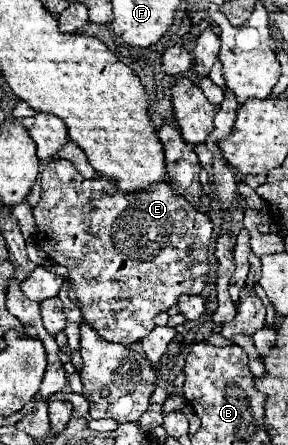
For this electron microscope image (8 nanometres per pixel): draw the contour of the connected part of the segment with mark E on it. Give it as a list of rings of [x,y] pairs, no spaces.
[[[51,160],[47,164],[47,168],[43,170],[41,174],[41,200],[37,202],[37,206],[33,208],[33,216],[35,216],[35,224],[37,224],[37,234],[35,234],[35,244],[39,248],[45,250],[45,254],[55,260],[57,264],[65,266],[71,274],[71,286],[77,294],[77,304],[79,304],[79,310],[85,318],[85,322],[107,342],[117,342],[117,344],[123,344],[123,346],[131,346],[133,342],[139,342],[141,338],[145,338],[151,330],[153,330],[153,318],[159,314],[159,312],[167,312],[171,306],[177,304],[177,298],[181,294],[201,294],[201,290],[205,288],[207,280],[209,280],[209,256],[207,256],[207,248],[209,248],[209,240],[211,240],[211,234],[213,234],[213,224],[209,220],[207,214],[199,212],[193,204],[189,204],[185,198],[177,196],[173,190],[171,190],[171,184],[167,182],[161,182],[161,184],[153,184],[151,188],[147,190],[139,190],[139,192],[119,192],[117,184],[105,176],[95,176],[93,180],[87,180],[83,178],[75,168],[73,164],[69,164],[69,160]]]

